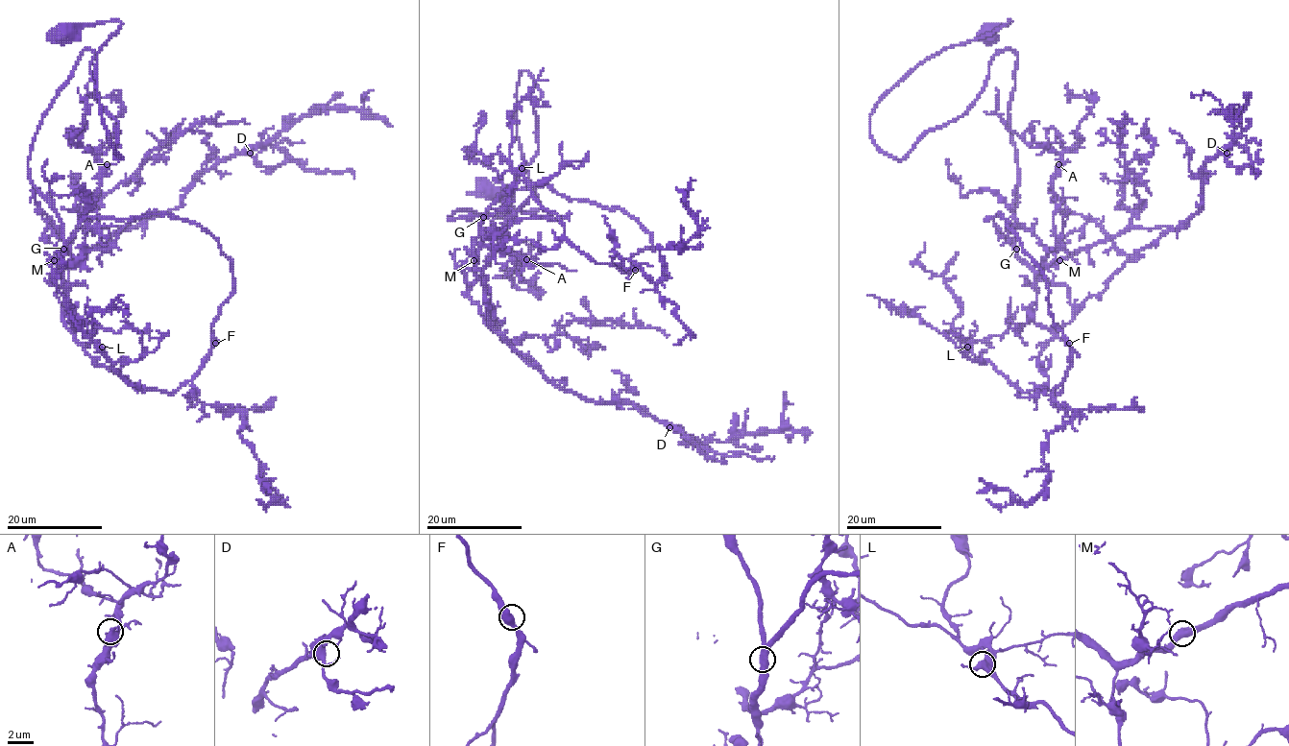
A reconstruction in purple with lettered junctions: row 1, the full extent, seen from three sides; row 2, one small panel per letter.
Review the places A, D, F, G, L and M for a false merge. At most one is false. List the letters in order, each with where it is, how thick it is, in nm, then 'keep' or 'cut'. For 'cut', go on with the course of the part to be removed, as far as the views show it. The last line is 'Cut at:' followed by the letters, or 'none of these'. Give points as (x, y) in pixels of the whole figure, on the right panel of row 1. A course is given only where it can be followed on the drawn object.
A: at (1058, 164); 480 nm thick; keep
D: at (1227, 153); 500 nm thick; keep
F: at (1069, 343); 550 nm thick; keep
G: at (1016, 249); 500 nm thick; keep
L: at (967, 347); 480 nm thick; keep
M: at (1059, 260); 500 nm thick; keep
Cut at: none of these

